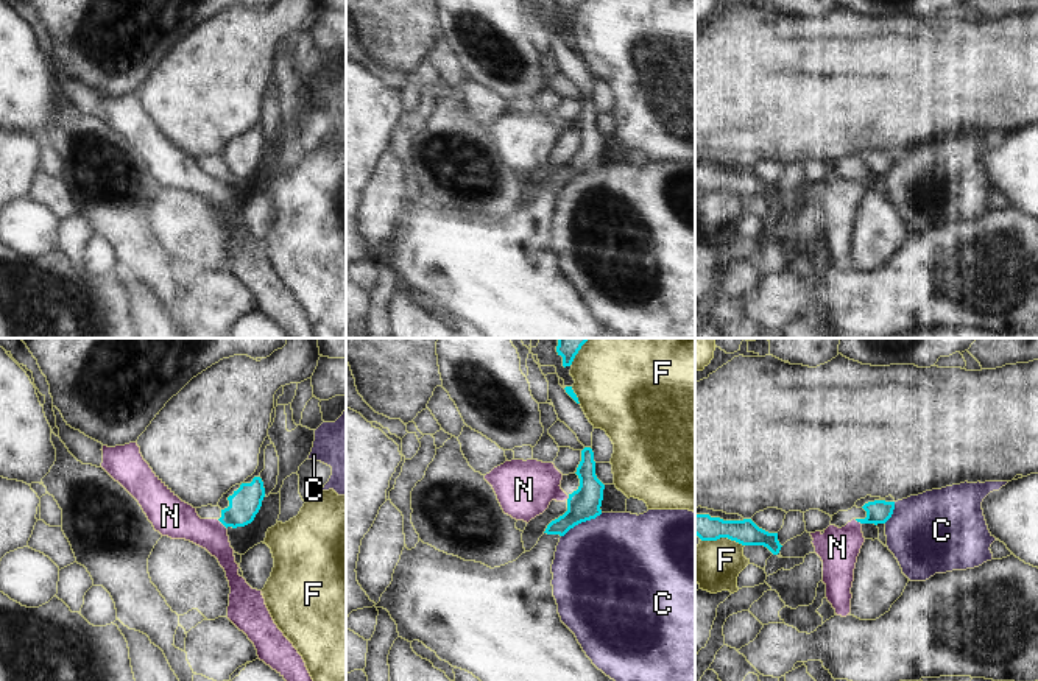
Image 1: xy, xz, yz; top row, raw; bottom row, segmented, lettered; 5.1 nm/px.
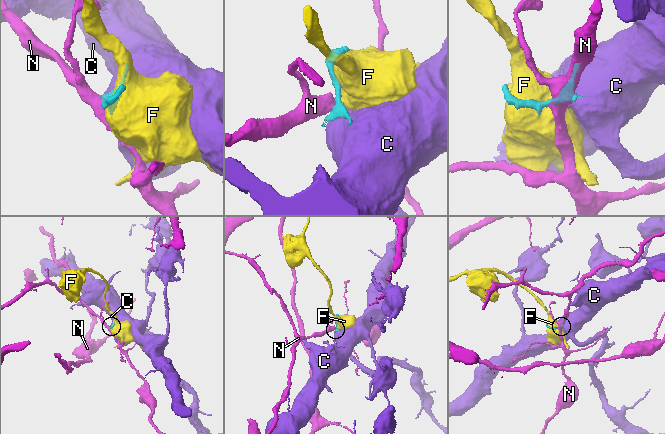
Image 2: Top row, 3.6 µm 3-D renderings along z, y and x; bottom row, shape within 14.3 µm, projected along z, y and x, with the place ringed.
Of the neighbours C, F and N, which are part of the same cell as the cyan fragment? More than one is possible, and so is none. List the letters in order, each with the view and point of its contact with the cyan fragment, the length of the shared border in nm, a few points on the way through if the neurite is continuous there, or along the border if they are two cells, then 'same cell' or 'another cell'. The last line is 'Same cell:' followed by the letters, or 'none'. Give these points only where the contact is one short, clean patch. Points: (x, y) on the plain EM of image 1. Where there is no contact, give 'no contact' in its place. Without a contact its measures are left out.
C: xz (582, 172) | 240 nm | another cell
F: yz (722, 187) | 240 nm | another cell
N: xy (222, 173) | 80 nm | along xy (217, 170), (226, 179) | another cell
Same cell: none

